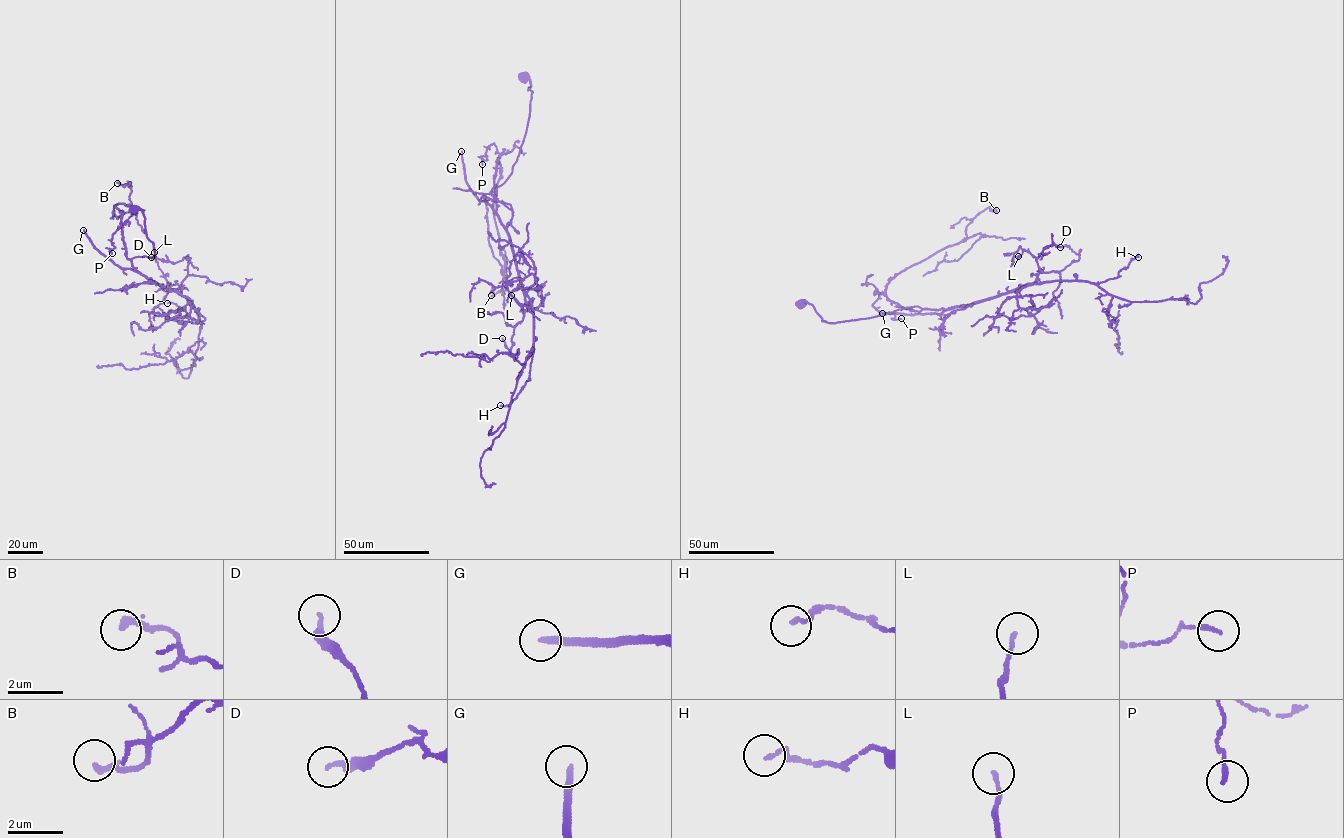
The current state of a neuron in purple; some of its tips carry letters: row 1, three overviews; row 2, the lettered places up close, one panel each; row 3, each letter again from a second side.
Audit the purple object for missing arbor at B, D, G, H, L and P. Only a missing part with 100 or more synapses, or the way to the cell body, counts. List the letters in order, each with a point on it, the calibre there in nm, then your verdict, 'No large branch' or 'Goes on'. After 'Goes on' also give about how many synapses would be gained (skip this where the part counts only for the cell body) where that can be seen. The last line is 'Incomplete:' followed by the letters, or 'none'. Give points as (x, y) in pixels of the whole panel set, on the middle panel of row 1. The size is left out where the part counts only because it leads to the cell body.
B: Place: (491, 295). Thickness 240 nm. No large branch
D: Place: (502, 338). Thickness 200 nm. No large branch
G: Place: (461, 151). Thickness 240 nm. Goes on. Roughly 500 synapses
H: Place: (500, 405). Thickness 130 nm. No large branch
L: Place: (511, 295). Thickness 130 nm. No large branch
P: Place: (482, 164). Thickness 160 nm. No large branch
Incomplete: G

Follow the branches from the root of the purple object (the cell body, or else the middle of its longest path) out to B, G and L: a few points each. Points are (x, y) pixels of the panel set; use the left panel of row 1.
B: (133, 209), (144, 216), (154, 257), (127, 258), (122, 213), (115, 205), (132, 204), (131, 186), (117, 183)
G: (133, 209), (143, 213), (155, 253), (132, 258), (135, 270), (115, 265), (83, 230)
L: (133, 209), (143, 213), (155, 253), (132, 258), (133, 266), (179, 293), (188, 255), (171, 263), (154, 252)

